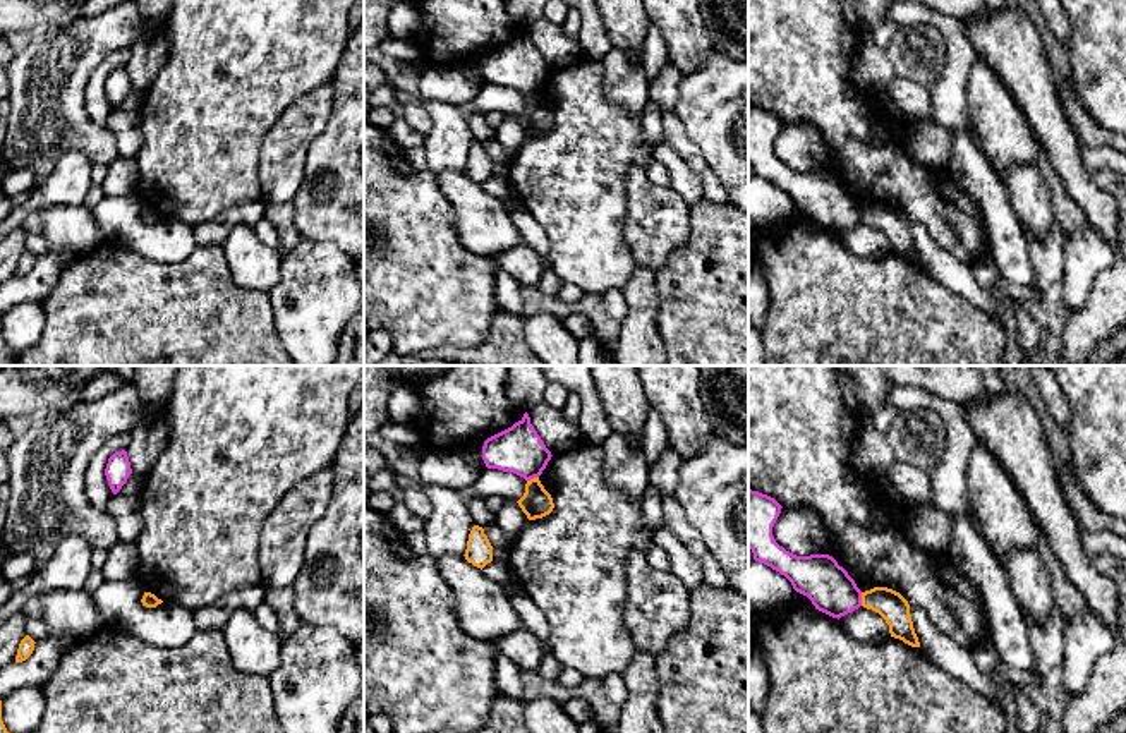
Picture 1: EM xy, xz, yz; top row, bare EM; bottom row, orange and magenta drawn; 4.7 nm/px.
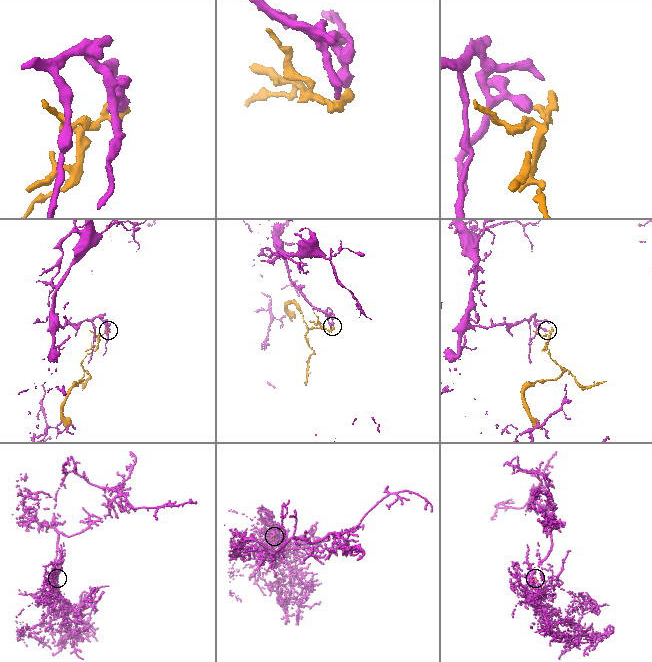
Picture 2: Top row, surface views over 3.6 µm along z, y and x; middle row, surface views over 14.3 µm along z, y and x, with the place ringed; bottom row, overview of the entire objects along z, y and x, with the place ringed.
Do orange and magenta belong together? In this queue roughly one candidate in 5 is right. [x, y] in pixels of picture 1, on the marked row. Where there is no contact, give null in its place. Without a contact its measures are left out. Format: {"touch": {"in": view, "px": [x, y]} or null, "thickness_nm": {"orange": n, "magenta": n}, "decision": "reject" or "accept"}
{"touch": {"in": "yz", "px": [862, 599]}, "thickness_nm": {"orange": 140, "magenta": 220}, "decision": "reject"}

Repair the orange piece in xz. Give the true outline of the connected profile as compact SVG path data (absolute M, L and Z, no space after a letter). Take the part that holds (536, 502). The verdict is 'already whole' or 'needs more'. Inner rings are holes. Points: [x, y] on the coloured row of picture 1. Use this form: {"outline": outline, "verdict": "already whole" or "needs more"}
{"outline": "M539 477L527 481L525 493L517 503L529 520L542 518L554 508L553 498L544 489Z", "verdict": "already whole"}

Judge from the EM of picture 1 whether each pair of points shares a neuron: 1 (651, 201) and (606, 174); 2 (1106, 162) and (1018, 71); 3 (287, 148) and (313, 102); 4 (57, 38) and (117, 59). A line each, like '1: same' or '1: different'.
1: different
2: different
3: same
4: different

